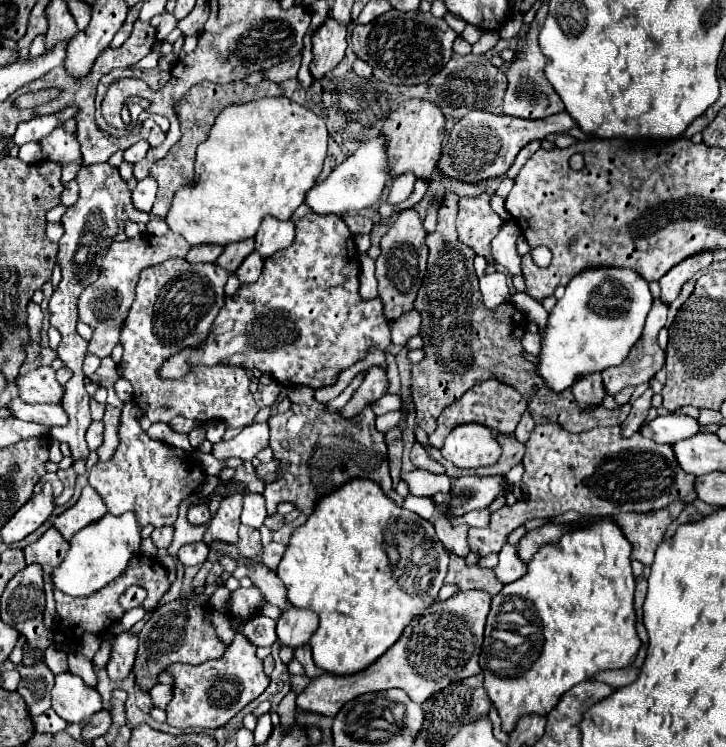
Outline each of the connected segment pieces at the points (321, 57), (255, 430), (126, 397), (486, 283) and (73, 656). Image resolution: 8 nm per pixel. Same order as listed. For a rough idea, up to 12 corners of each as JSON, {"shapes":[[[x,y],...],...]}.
{"shapes":[[[331,17],[313,33],[313,79],[333,71],[347,49],[347,27]],[[253,423],[231,441],[215,443],[219,461],[251,461],[269,445],[269,425]],[[117,379],[115,393],[123,403],[133,399],[127,379]],[[499,271],[479,277],[489,309],[509,301],[507,277]],[[69,653],[69,671],[87,687],[97,685],[93,663],[81,653]]]}

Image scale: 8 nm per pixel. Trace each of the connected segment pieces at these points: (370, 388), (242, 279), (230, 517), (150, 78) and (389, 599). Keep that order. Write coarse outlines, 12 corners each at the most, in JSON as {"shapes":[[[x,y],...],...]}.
{"shapes":[[[371,367],[339,411],[353,419],[387,391],[387,373]],[[251,253],[235,271],[239,283],[259,279],[263,259]],[[241,495],[223,499],[203,543],[235,543]],[[115,69],[115,79],[135,77],[149,85],[149,89],[161,89],[167,83],[169,73],[161,69]],[[353,481],[277,567],[331,675],[375,663],[443,587],[431,521]]]}

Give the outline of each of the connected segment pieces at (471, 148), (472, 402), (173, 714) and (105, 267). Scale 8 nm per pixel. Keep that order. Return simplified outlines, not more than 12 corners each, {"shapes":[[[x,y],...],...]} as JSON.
{"shapes":[[[469,111],[437,169],[461,183],[507,173],[527,143],[567,133],[565,111],[535,121]],[[497,379],[473,385],[439,415],[429,445],[481,423],[513,433],[527,401]],[[255,645],[171,665],[167,723],[219,729],[269,685]],[[175,233],[139,235],[105,253],[77,301],[93,329],[87,351],[109,357],[139,273],[191,245]]]}

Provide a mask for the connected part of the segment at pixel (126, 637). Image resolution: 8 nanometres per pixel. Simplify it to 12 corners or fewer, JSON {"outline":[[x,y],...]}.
{"outline":[[137,635],[115,637],[107,675],[127,679],[137,653]]}

